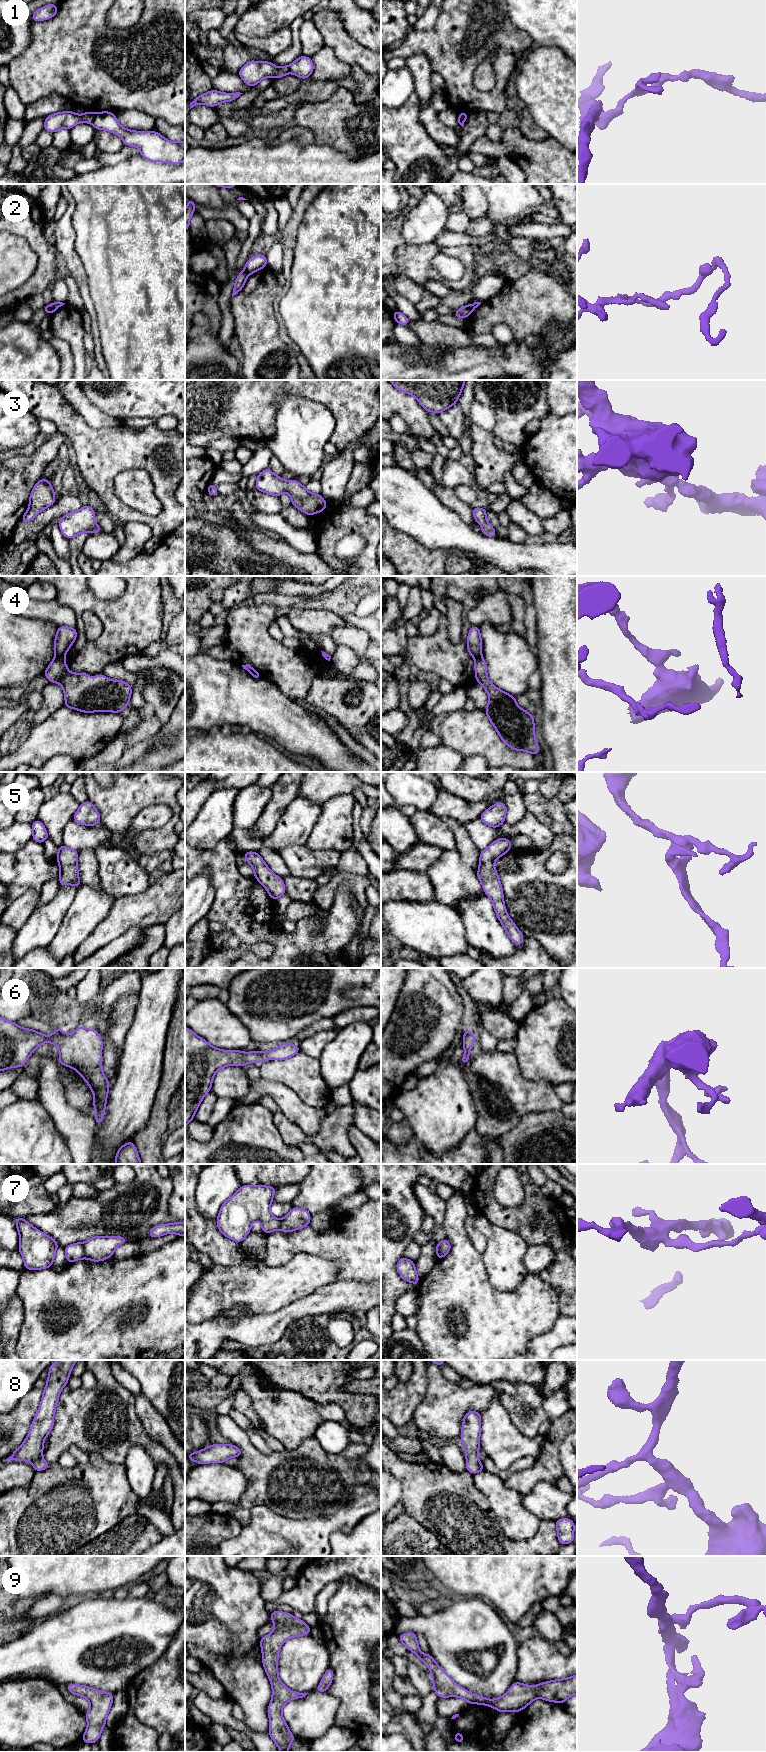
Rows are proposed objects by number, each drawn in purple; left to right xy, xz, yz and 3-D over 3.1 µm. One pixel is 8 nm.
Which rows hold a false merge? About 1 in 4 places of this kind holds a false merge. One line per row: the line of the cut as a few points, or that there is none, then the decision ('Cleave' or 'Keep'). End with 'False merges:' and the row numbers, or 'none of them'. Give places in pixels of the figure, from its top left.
1: Split along xy (94, 113), (94, 119), (91, 123). Cleave
2: Split along xy (49, 305), (50, 314). Cleave
3: No split. Keep
4: Split along xy (63, 655), (55, 657). Cleave
5: No split. Keep
6: No split. Keep
7: Split along xy (81, 1243), (85, 1257). Cleave
8: No split. Keep
9: No split. Keep
False merges: 1, 2, 4, 7

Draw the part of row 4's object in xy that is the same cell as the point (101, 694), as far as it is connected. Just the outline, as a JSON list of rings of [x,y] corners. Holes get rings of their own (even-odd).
[[[65,656],[55,657],[43,675],[63,687],[67,708],[84,713],[121,713],[130,702],[132,686],[127,682],[108,679],[103,673],[91,680],[88,673],[69,672]]]

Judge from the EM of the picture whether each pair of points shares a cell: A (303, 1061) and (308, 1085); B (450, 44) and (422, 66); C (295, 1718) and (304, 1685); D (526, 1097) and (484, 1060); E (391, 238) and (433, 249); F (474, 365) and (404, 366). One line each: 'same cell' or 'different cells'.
A: same cell
B: different cells
C: different cells
D: same cell
E: same cell
F: same cell

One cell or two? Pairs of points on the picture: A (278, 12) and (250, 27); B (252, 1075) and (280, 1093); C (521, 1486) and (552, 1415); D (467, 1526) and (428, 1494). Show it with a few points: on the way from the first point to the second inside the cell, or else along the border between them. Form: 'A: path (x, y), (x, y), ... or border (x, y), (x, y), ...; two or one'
A: path (271, 14), (257, 21); one
B: border (260, 1077), (249, 1081); two
C: border (566, 1410), (552, 1422); two
D: path (457, 1516), (438, 1498); one

